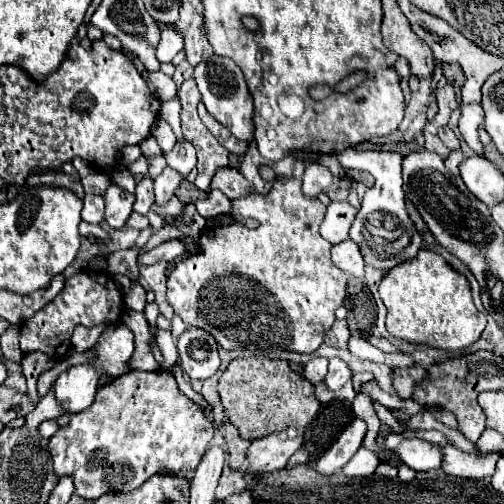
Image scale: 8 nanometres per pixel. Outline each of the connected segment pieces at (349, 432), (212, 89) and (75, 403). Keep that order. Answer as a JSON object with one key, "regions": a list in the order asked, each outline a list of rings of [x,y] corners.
{"regions":[[[[356,418],[340,434],[340,438],[316,460],[316,464],[314,464],[316,472],[330,476],[336,470],[340,470],[356,454],[356,450],[362,446],[364,436],[366,436],[366,422],[360,420],[360,418]]],[[[212,56],[208,60],[202,60],[194,68],[194,80],[200,88],[202,102],[208,108],[208,112],[220,124],[224,124],[236,138],[250,142],[252,140],[252,96],[248,94],[242,70],[236,66],[236,62],[224,56]]],[[[72,366],[54,382],[56,400],[68,414],[78,414],[92,406],[98,382],[100,378],[92,366]]]]}

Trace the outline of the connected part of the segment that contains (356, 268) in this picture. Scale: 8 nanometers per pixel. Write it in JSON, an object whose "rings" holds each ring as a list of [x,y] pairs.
{"rings":[[[344,240],[332,248],[332,262],[340,270],[344,270],[356,278],[360,278],[364,272],[364,258],[360,254],[358,244],[352,240]]]}

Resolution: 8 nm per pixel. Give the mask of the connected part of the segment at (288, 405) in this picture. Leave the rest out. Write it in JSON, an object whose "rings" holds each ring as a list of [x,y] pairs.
{"rings":[[[236,358],[228,364],[224,374],[218,380],[218,394],[222,406],[228,414],[228,420],[238,428],[244,440],[264,438],[274,432],[282,432],[288,428],[304,428],[316,416],[320,402],[314,394],[314,384],[310,384],[304,376],[296,374],[286,360],[272,360],[272,358]]]}

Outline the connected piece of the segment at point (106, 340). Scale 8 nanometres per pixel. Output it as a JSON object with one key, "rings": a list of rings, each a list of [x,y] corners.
{"rings":[[[108,326],[94,346],[98,358],[94,366],[110,376],[120,376],[128,370],[128,360],[134,352],[134,334],[128,326]]]}

